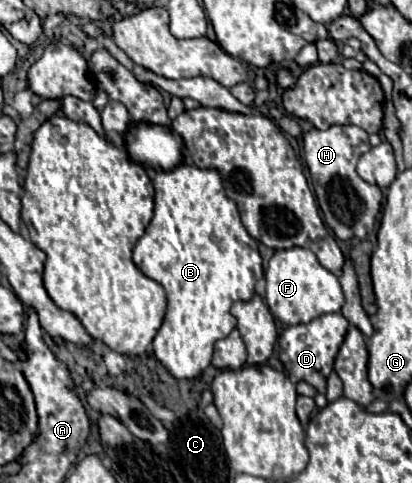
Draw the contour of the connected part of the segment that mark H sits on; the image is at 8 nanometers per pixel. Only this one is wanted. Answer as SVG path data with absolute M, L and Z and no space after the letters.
M333 125L327 131L312 128L304 133L301 131L301 135L303 159L317 193L319 207L325 215L325 223L341 241L365 239L367 233L375 227L383 199L381 189L363 181L355 171L359 157L371 149L367 133L353 125Z

